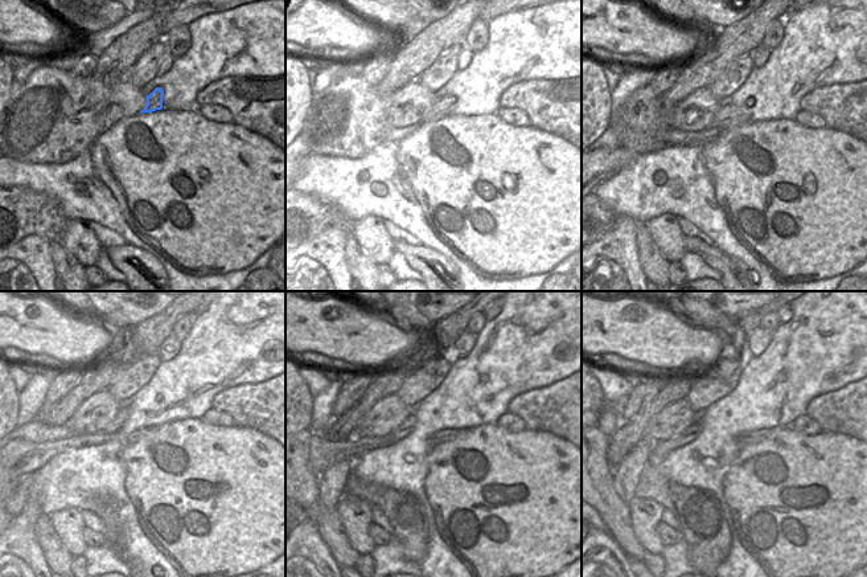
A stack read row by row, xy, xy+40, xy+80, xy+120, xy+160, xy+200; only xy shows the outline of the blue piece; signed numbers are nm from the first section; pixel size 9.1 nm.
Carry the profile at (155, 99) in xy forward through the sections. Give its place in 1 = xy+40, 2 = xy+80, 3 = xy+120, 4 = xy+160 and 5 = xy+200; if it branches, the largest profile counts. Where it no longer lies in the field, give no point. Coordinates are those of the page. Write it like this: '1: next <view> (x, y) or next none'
1: next xy+40 (440, 109)
2: next xy+80 (727, 113)
3: next xy+120 (124, 409)
4: next xy+160 (406, 428)
5: next xy+200 (705, 528)

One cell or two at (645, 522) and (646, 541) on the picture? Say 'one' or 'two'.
one

